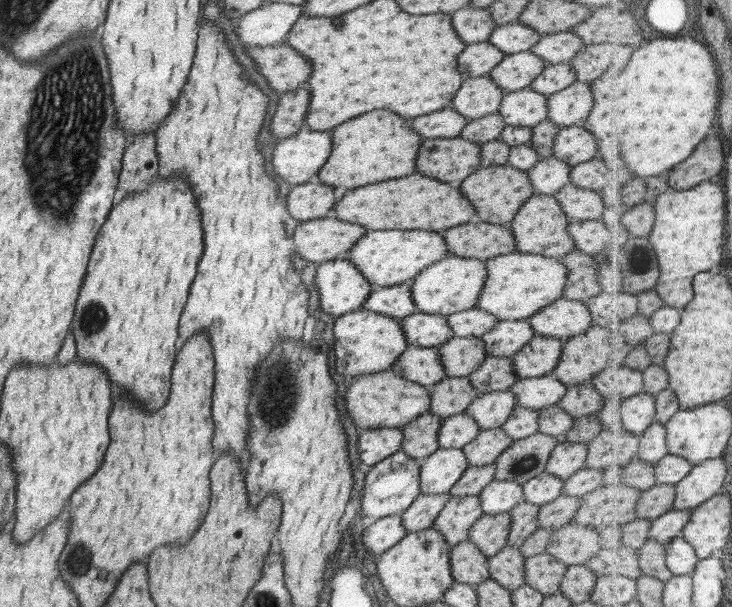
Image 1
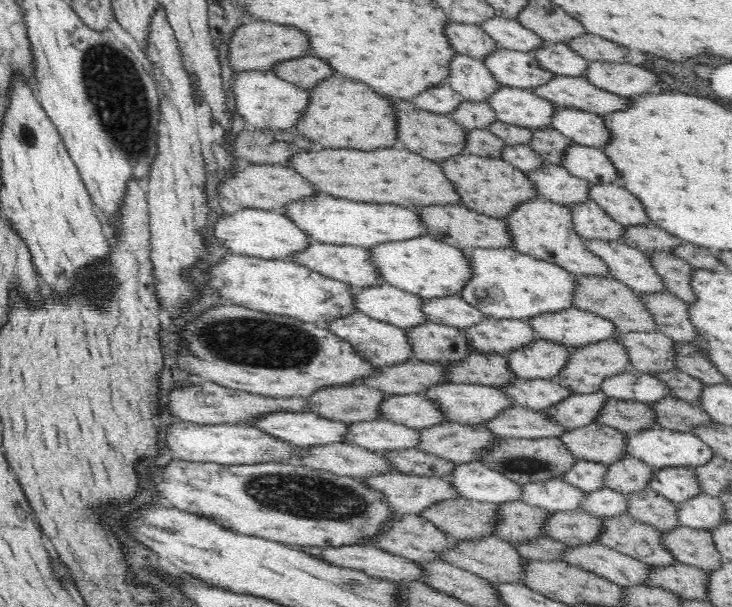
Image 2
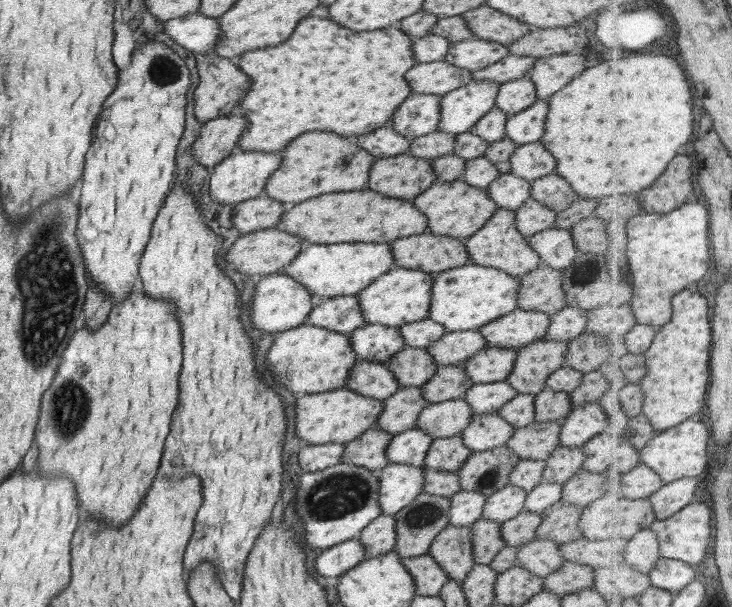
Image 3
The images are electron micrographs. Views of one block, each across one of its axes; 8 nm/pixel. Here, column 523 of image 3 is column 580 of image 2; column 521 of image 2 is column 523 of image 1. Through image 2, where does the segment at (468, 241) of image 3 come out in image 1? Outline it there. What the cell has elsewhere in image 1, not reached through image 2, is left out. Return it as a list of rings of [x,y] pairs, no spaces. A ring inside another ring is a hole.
[[[533,194],[519,206],[519,210],[507,226],[515,237],[515,250],[521,253],[560,258],[575,249],[573,239],[569,237],[566,229],[569,222],[559,201],[553,195]]]

